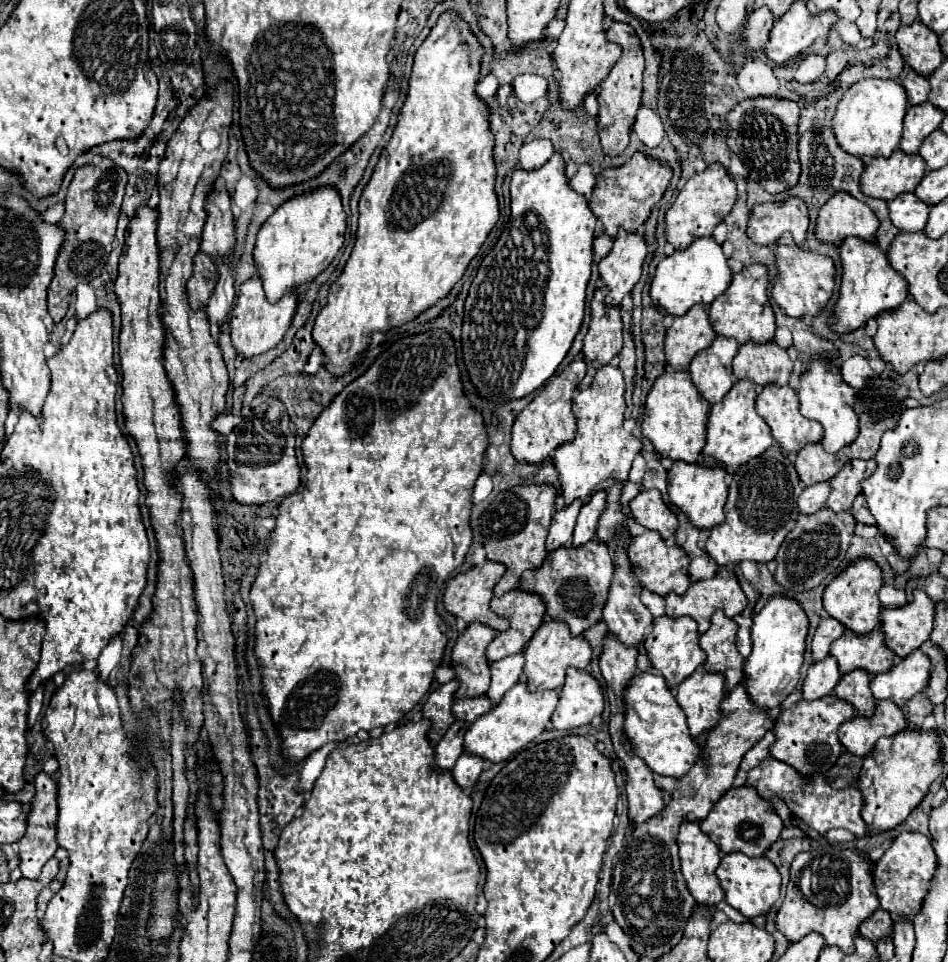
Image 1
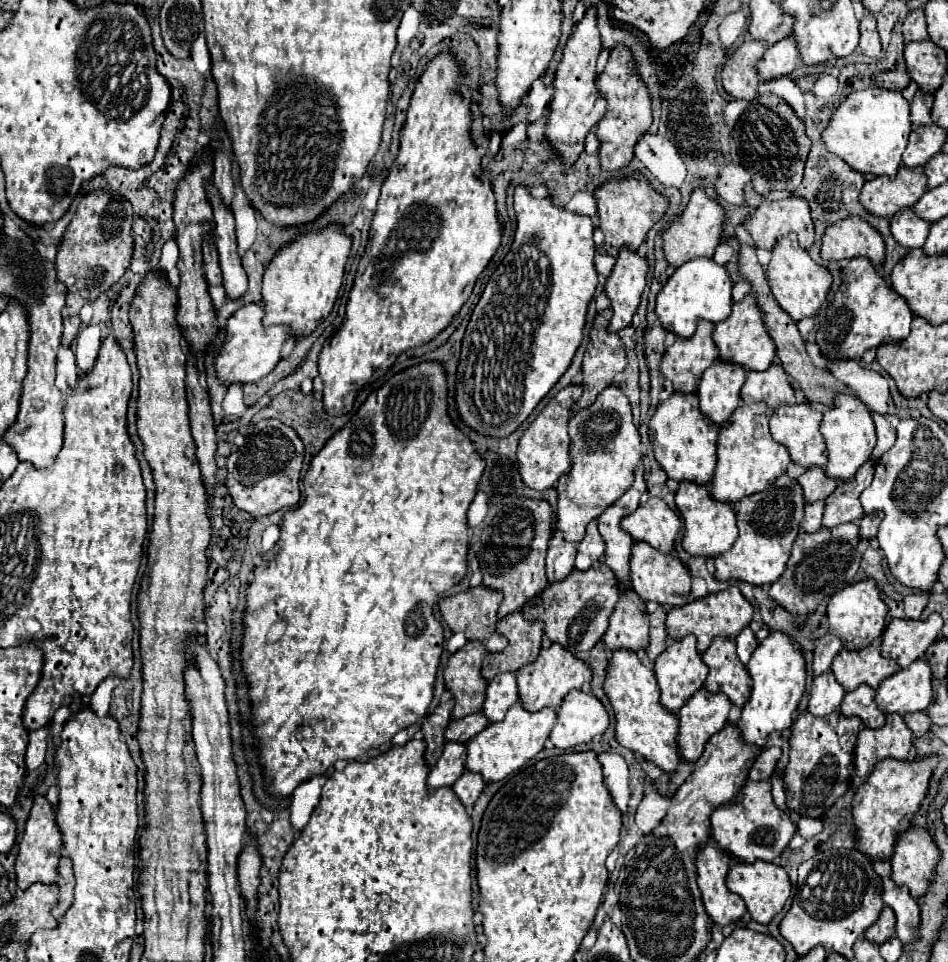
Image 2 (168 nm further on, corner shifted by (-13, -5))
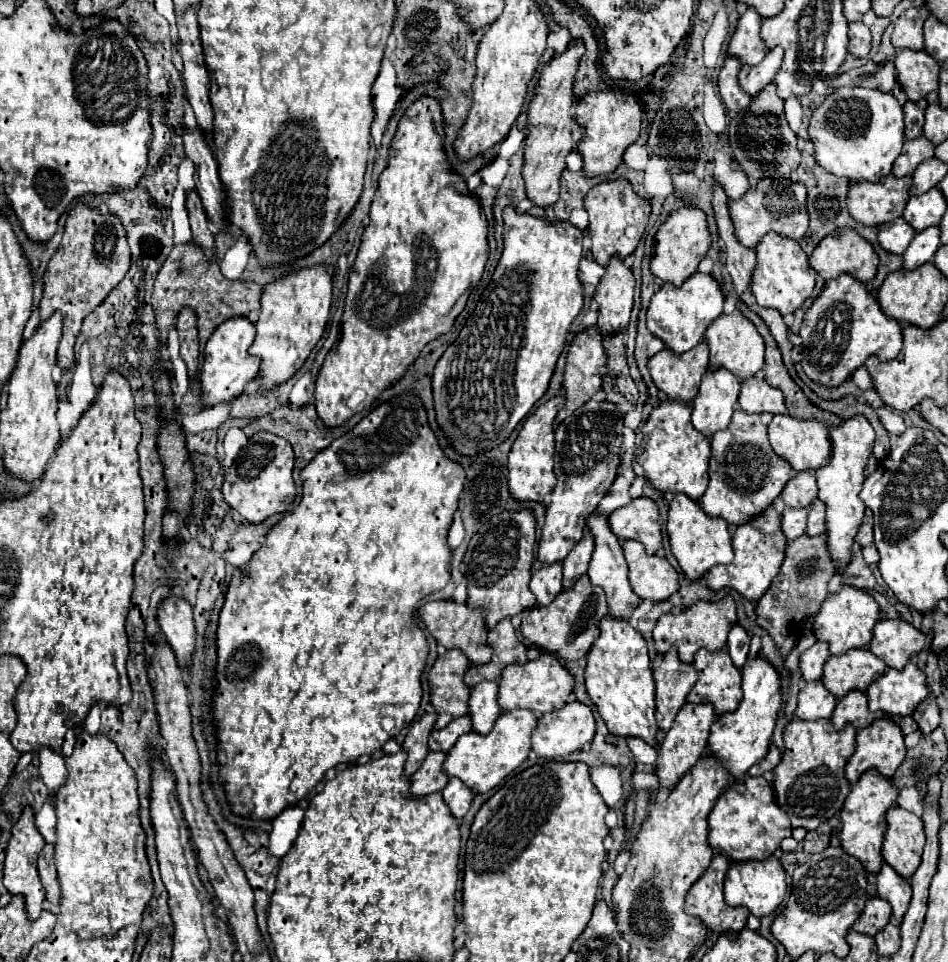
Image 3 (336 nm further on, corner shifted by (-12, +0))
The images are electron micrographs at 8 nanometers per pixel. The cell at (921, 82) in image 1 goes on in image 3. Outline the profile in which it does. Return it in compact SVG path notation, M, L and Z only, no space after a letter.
M907 101L903 105L903 113L905 113L905 137L907 139L917 139L921 137L923 131L923 121L925 121L925 109L927 109L927 101Z

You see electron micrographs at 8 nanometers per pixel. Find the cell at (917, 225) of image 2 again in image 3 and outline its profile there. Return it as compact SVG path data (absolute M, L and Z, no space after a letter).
M897 217L885 225L879 227L879 235L877 235L877 241L879 245L887 251L887 253L893 253L893 255L901 255L909 241L915 237L913 233L913 227L903 219L903 217Z

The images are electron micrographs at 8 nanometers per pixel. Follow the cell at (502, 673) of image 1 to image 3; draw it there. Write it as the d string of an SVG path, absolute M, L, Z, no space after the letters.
M481 681L481 685L471 689L469 695L469 713L473 721L475 733L489 733L495 725L497 717L501 715L501 709L497 705L497 683L495 681Z

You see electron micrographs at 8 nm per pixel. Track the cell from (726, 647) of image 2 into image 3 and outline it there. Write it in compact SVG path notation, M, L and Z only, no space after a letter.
M719 649L717 653L697 653L693 661L697 669L697 683L687 695L689 703L711 703L715 715L735 711L743 693L741 693L741 671L729 661L729 653Z

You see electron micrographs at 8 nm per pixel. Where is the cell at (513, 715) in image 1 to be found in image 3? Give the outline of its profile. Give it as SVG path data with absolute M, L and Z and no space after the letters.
M529 709L501 713L501 717L495 721L493 729L487 735L477 735L471 731L457 739L457 743L447 751L443 773L447 777L461 779L473 793L491 791L527 759L529 733L533 733L533 725L537 725L537 715L529 713Z

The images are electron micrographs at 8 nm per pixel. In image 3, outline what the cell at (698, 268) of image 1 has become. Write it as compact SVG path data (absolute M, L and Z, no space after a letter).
M695 273L681 287L663 285L651 299L647 309L647 329L651 335L659 337L669 351L681 355L701 343L705 329L721 315L725 295L721 293L721 285L711 275Z

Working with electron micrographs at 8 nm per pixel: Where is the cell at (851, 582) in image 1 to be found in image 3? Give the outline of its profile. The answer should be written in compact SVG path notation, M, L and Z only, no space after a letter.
M843 585L843 589L835 595L829 595L823 603L821 609L815 615L815 625L813 625L813 635L817 641L825 641L829 645L829 655L841 655L849 649L861 649L867 647L871 637L873 637L873 625L879 621L879 605L871 595L857 587Z

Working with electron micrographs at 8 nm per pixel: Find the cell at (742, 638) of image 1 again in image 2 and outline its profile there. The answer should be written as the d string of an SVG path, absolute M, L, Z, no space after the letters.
M744 628L738 636L736 636L736 652L738 652L738 658L744 662L744 664L748 664L748 660L752 658L752 654L754 654L754 650L756 650L756 646L758 646L758 640L756 640L756 636L754 636L754 632L750 630L750 628Z

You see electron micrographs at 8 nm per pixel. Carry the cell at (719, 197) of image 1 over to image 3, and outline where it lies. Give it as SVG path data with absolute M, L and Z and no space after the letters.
M681 207L673 211L667 221L659 227L655 235L655 253L651 259L651 273L659 277L665 283L671 285L683 285L685 279L689 279L695 271L699 261L707 255L711 247L711 235L707 231L705 213L697 207Z

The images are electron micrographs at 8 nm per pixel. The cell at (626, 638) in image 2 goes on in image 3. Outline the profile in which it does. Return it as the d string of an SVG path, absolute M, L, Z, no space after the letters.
M597 511L589 513L585 517L585 527L591 531L595 547L593 547L593 557L589 561L589 581L597 587L601 587L607 595L607 605L609 605L609 613L615 617L623 617L627 619L631 615L631 611L635 609L635 605L639 603L639 597L633 593L629 581L627 581L627 563L623 557L623 549L619 539L611 533L609 525L607 525L607 517L599 515Z

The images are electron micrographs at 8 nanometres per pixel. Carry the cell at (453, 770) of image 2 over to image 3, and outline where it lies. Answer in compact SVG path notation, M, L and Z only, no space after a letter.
M429 753L429 757L425 757L423 765L411 777L411 793L415 797L437 793L447 785L449 779L445 777L445 773L441 773L443 759L445 753Z

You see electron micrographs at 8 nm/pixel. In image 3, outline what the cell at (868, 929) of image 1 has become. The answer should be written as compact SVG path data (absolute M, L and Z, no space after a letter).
M869 897L859 919L853 923L851 929L857 933L875 935L885 927L885 923L889 923L889 917L891 917L889 903L883 901L881 897Z

